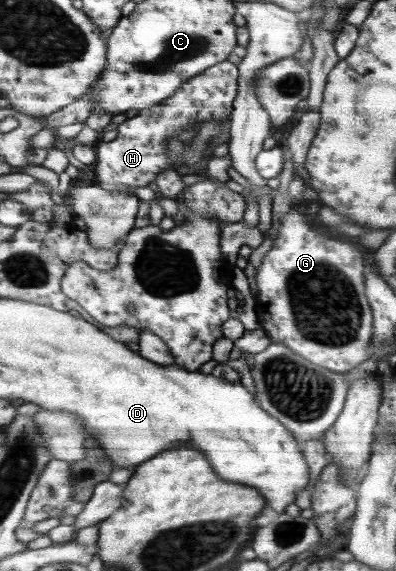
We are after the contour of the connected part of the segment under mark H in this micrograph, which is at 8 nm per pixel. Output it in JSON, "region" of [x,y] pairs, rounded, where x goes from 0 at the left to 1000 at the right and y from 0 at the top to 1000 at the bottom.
{"region":[[[578,105],[523,119],[508,131],[475,140],[422,175],[391,182],[346,203],[321,207],[290,221],[295,240],[275,249],[237,254],[242,282],[232,291],[240,320],[255,329],[301,336],[338,336],[341,327],[366,327],[389,317],[396,303],[427,296],[432,282],[417,264],[417,240],[477,229],[487,215],[523,215],[523,210],[583,208],[591,179],[601,170],[604,116]]]}

